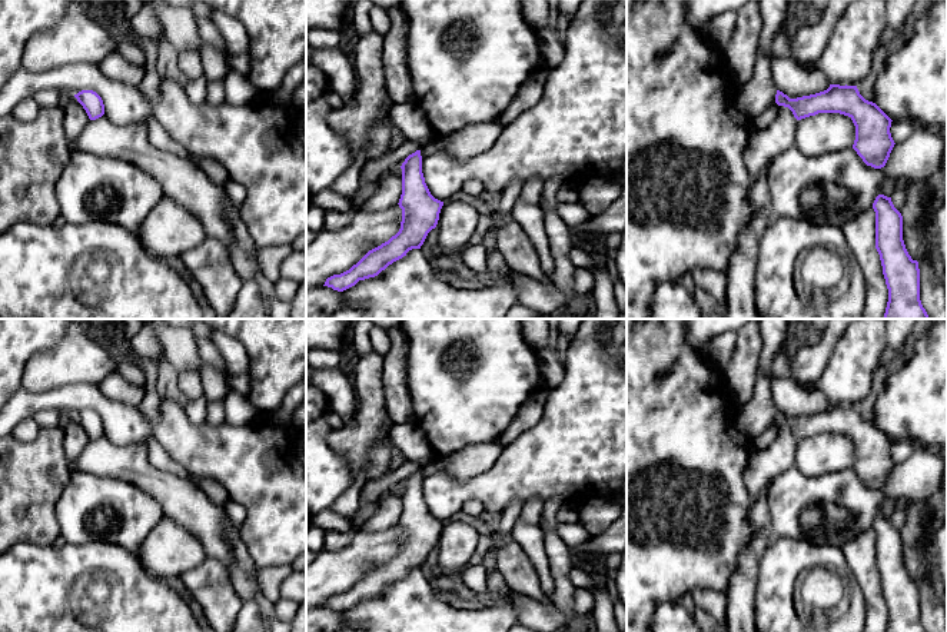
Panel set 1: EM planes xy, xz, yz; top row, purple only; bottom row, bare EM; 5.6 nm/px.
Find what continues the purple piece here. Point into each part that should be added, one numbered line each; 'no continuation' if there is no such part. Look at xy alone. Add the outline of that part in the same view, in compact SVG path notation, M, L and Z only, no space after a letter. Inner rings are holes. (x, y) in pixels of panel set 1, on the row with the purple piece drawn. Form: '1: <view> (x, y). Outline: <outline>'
no continuation

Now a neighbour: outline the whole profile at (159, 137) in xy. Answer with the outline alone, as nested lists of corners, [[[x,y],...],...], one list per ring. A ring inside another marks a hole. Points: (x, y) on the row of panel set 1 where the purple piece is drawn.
[[[147,117],[144,123],[147,127],[147,137],[154,147],[176,154],[182,159],[192,160],[190,154],[169,136],[169,133],[154,117]]]

